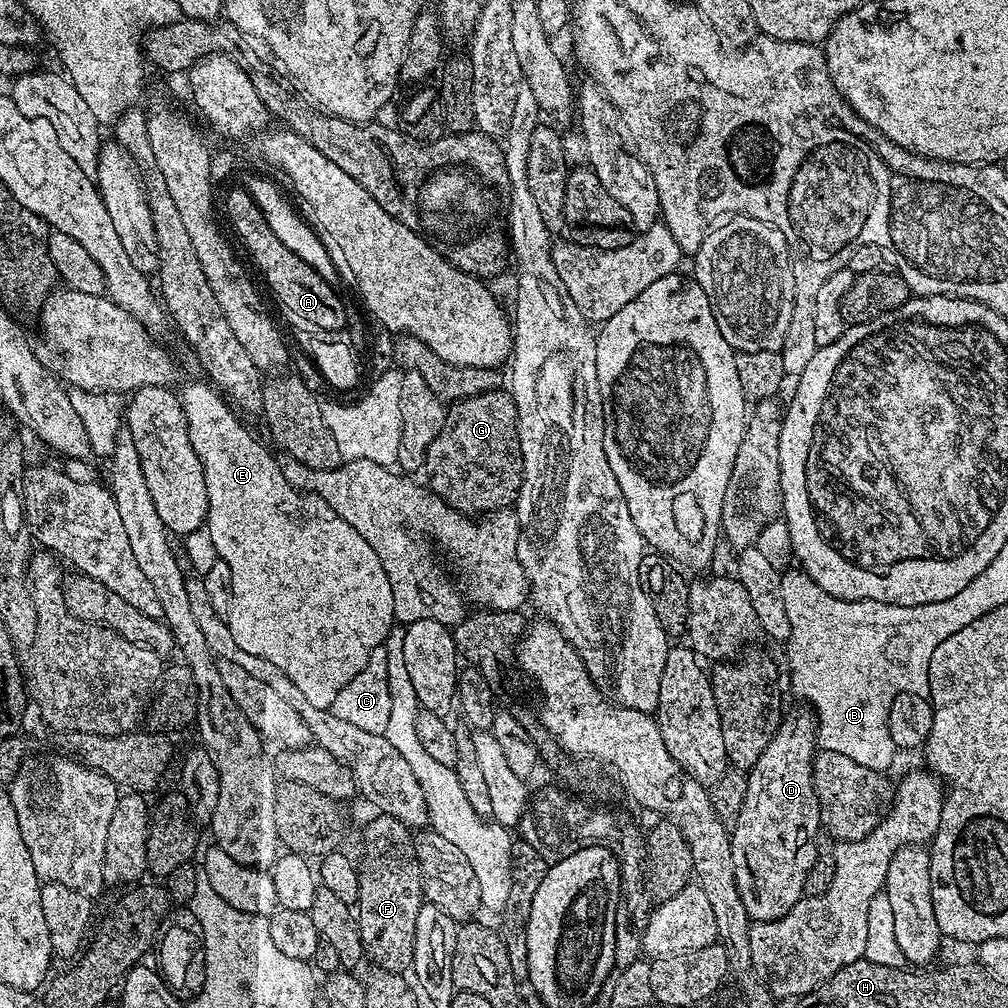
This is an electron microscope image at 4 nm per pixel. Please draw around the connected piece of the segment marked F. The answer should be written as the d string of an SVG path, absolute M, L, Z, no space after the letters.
M383 814L373 815L373 820L364 828L365 872L360 878L360 899L358 919L360 933L367 959L376 963L381 972L399 972L411 969L414 958L414 930L418 930L418 910L425 904L424 891L420 881L416 838L413 829L407 828L398 818Z

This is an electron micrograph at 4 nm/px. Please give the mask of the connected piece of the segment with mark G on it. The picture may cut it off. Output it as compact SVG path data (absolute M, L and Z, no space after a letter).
M511 391L504 392L480 392L467 396L465 400L457 400L447 409L445 414L445 424L442 426L441 432L434 442L431 442L429 452L426 454L424 468L428 472L427 487L433 496L440 496L444 501L454 508L460 509L465 514L491 514L500 511L501 508L512 508L515 505L520 487L524 481L524 455L522 454L522 446L518 438L518 406L514 402Z

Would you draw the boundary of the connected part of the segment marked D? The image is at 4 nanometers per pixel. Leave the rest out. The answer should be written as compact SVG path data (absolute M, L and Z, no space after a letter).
M807 706L799 707L789 707L785 711L774 738L770 738L770 746L766 746L766 750L762 752L762 758L758 758L758 762L754 762L754 766L747 769L746 798L742 801L742 810L738 814L735 824L731 825L730 828L732 833L732 853L734 854L734 879L738 881L738 894L742 894L742 903L746 906L746 914L753 922L782 918L782 914L786 914L800 901L804 896L806 874L810 871L810 866L814 866L814 858L818 851L816 835L821 835L822 829L820 827L820 811L818 810L818 794L814 790L814 770L812 769L812 759L815 758L818 751L816 743L816 714Z

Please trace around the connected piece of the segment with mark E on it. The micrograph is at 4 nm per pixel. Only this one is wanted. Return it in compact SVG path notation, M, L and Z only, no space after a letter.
M196 380L188 384L184 389L179 389L180 405L186 414L186 426L190 434L190 442L194 446L194 452L200 456L202 470L206 478L206 496L208 498L208 519L206 527L210 530L210 538L214 538L214 546L219 559L230 566L230 582L232 583L232 601L230 602L230 614L226 618L230 626L230 634L238 647L246 650L246 654L255 654L258 658L266 658L272 665L278 666L290 682L295 682L298 691L319 708L331 709L334 698L338 698L346 682L366 666L370 654L374 654L376 648L381 647L388 638L388 631L394 626L396 615L394 614L394 594L390 590L390 578L386 578L386 570L382 570L382 562L378 554L374 554L374 546L346 522L337 512L324 501L321 496L314 496L310 492L301 490L290 479L287 471L279 464L254 437L248 433L248 428L232 413L233 405L211 383Z

